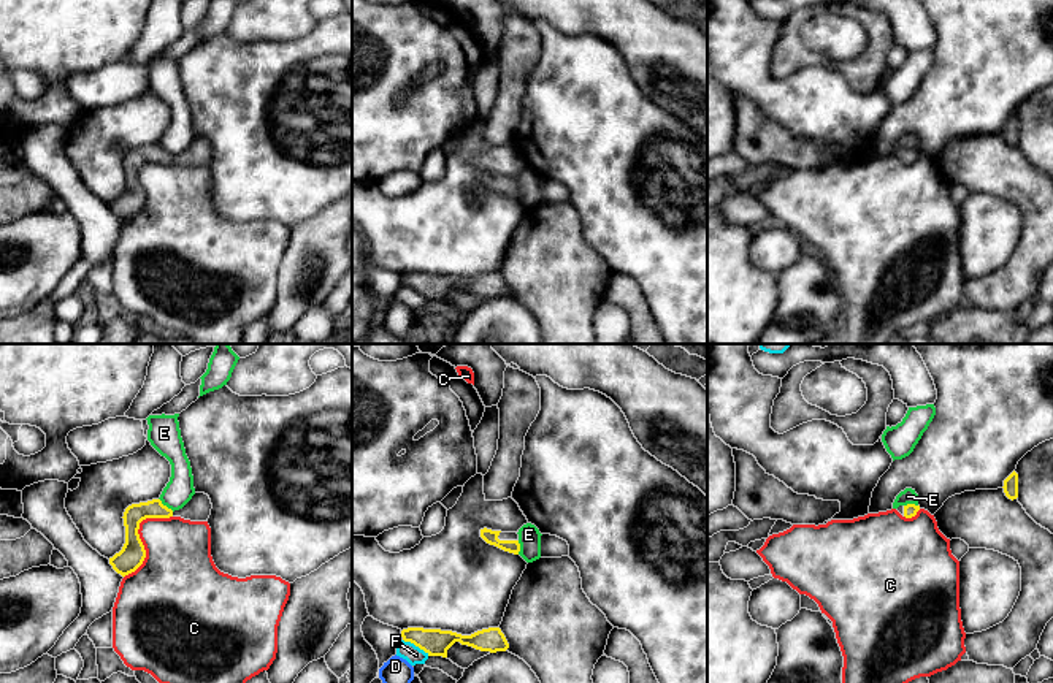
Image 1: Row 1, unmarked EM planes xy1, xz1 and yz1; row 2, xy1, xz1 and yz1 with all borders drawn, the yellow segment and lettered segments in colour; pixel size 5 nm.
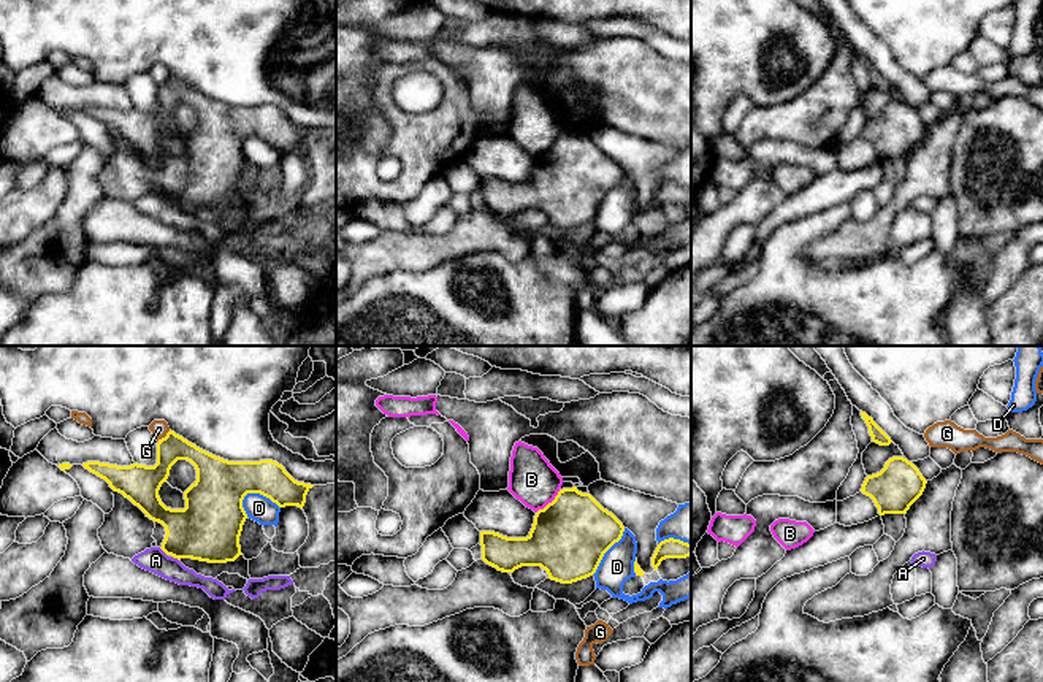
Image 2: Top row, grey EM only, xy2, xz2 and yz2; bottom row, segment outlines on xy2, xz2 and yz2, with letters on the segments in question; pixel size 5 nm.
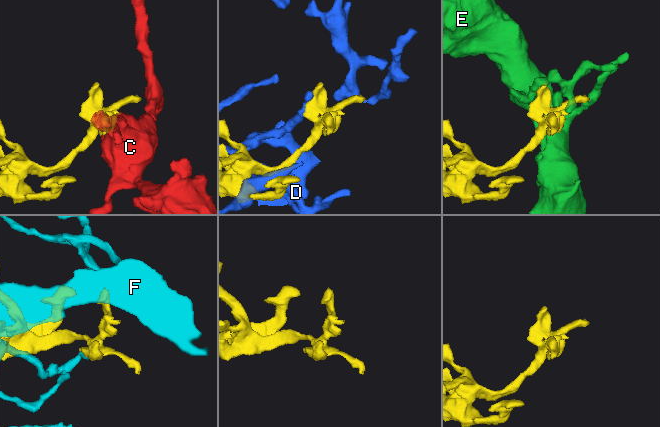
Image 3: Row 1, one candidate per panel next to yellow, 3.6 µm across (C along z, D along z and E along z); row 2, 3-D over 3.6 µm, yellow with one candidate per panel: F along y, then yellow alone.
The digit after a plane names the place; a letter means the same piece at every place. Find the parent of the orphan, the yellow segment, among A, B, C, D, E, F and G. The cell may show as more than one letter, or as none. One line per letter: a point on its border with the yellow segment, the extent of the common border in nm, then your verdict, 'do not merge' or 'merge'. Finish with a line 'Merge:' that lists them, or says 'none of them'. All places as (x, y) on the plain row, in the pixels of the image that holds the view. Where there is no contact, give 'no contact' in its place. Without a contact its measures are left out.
A: meets yellow in xy2 at (164, 195); contact 60 nm long; do not merge
B: meets yellow in xz2 at (549, 148); contact 170 nm long; do not merge
C: meets yellow in xy1 at (138, 181); contact 400 nm long; do not merge
D: meets yellow in xy2 at (260, 138); contact 200 nm long; do not merge
E: meets yellow in xy1 at (165, 151); contact 100 nm long; do not merge
F: meets yellow in xz1 at (416, 290); contact 160 nm long; do not merge
G: meets yellow in xy2 at (165, 81); contact 90 nm long; do not merge
Merge: none of them

